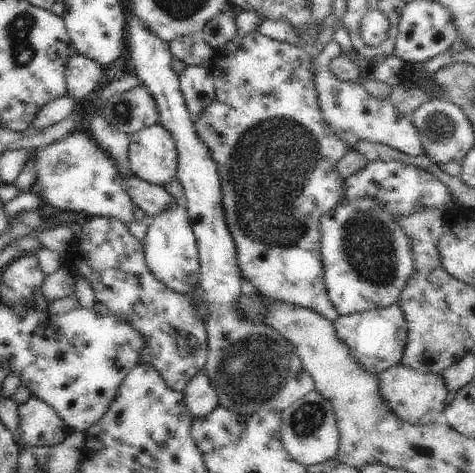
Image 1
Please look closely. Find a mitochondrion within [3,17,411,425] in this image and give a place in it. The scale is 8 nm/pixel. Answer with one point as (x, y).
(269, 163)

